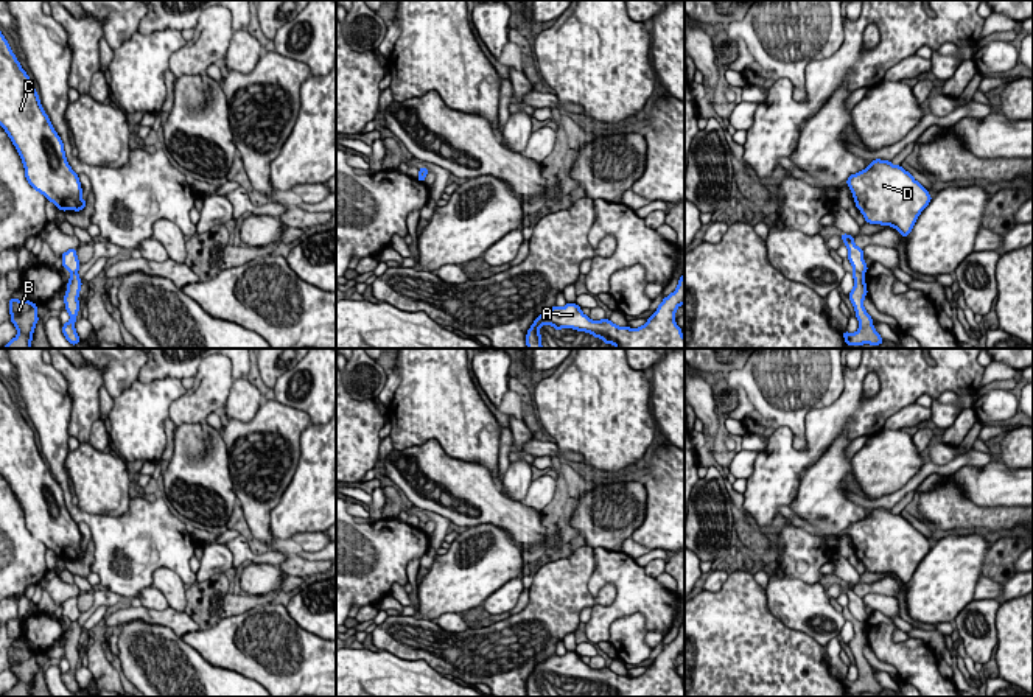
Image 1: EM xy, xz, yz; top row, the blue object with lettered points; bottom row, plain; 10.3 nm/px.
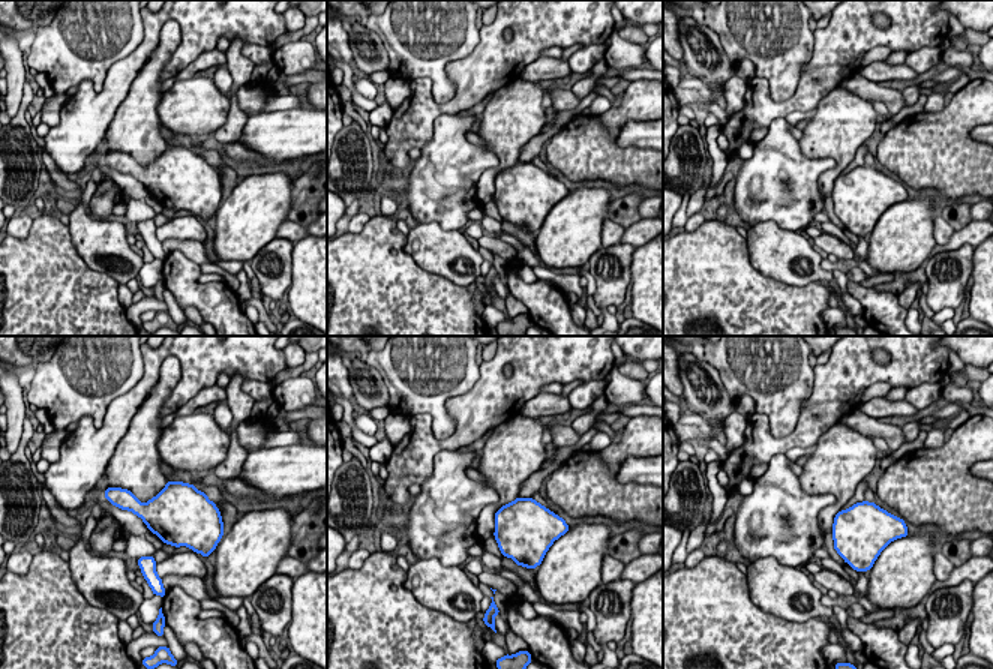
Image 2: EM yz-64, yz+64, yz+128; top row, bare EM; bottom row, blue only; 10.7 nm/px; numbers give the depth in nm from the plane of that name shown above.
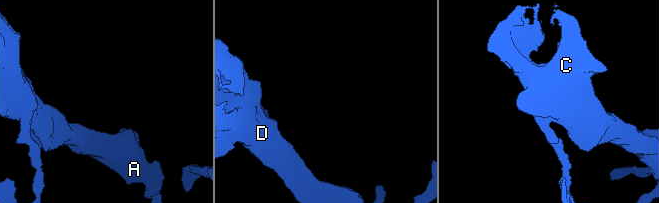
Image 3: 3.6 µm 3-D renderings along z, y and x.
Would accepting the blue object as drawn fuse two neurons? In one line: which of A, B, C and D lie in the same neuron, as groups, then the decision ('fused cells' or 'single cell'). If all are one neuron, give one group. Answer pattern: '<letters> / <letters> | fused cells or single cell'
A C D / B | fused cells

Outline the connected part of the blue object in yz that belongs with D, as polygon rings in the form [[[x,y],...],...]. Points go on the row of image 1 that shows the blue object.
[[[876,159],[846,179],[856,207],[870,224],[895,227],[904,238],[932,201],[929,191],[901,165]]]

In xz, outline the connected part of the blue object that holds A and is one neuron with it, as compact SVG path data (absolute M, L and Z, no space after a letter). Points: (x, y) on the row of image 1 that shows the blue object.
M685 272L677 289L663 299L657 311L639 328L618 327L610 319L591 320L579 305L566 303L563 308L552 306L540 314L526 334L527 348L543 348L540 328L548 324L557 331L574 328L588 331L616 348L685 348L685 336L675 324L675 311L685 303Z

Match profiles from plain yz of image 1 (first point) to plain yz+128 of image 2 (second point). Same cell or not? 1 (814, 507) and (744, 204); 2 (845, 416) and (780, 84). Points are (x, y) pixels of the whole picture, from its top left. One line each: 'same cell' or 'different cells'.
1: same cell
2: different cells

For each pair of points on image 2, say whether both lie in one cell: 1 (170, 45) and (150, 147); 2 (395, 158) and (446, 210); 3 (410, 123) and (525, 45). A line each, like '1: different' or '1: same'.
1: same
2: different
3: same

